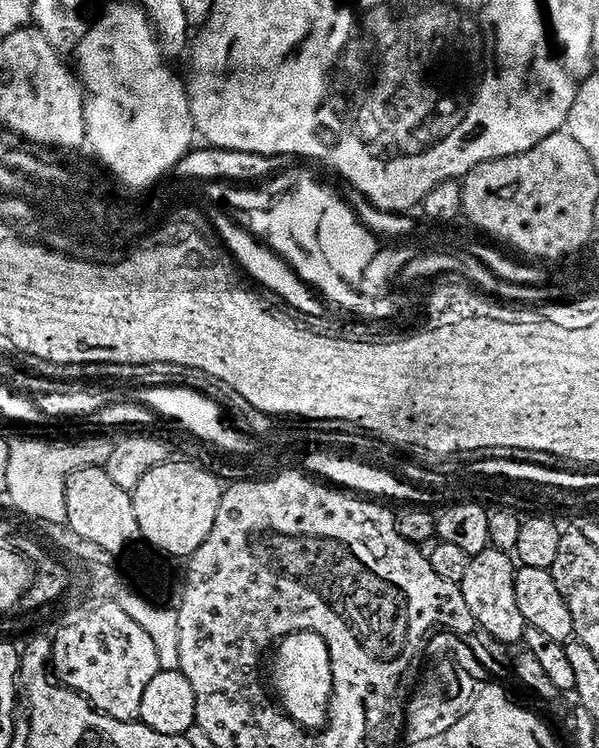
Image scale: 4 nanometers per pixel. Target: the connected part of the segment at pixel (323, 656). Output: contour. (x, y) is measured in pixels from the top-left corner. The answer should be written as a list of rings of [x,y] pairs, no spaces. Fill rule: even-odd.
[[[292,632],[278,641],[275,652],[270,688],[280,707],[304,728],[323,728],[328,718],[328,699],[332,697],[332,667],[326,642],[313,632]]]

